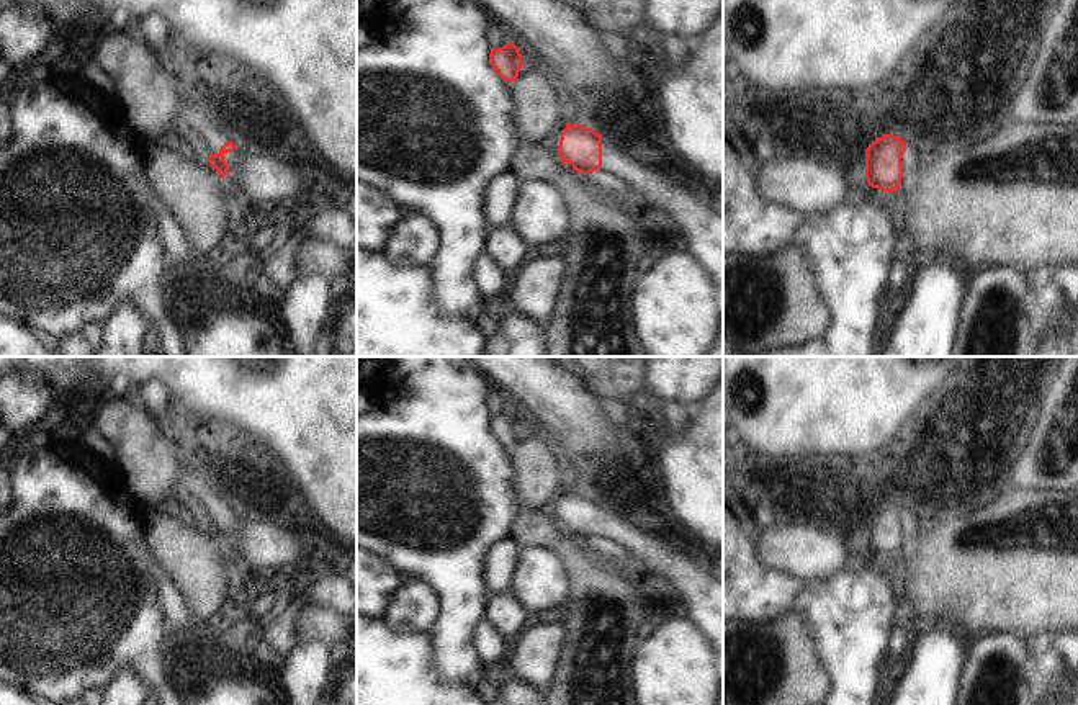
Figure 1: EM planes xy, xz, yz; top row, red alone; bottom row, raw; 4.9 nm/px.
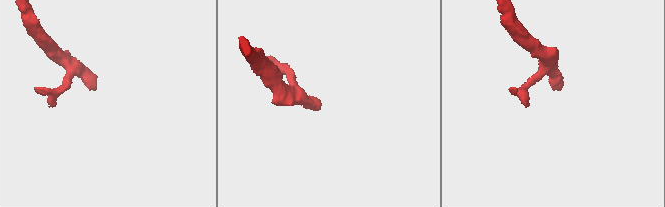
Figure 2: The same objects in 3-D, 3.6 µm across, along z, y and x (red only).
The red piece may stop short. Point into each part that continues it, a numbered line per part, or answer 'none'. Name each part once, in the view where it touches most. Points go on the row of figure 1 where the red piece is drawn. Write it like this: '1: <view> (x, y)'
1: xz (696, 223)

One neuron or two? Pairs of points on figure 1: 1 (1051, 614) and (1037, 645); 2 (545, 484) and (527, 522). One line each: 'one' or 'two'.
1: two
2: two

